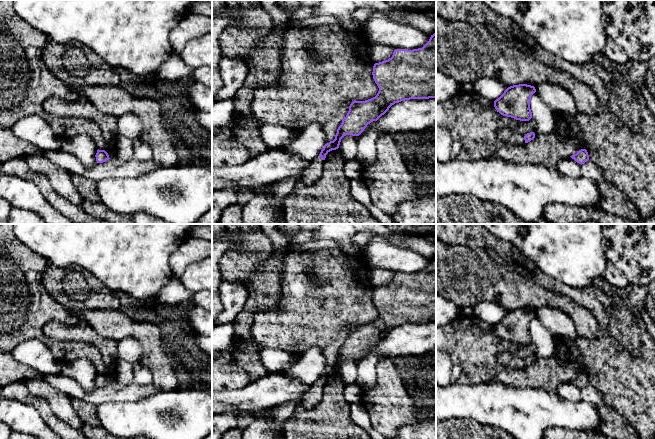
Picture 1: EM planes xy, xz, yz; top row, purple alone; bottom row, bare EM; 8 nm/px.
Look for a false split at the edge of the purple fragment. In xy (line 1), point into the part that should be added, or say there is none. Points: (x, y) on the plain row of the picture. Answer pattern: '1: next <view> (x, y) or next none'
1: next none

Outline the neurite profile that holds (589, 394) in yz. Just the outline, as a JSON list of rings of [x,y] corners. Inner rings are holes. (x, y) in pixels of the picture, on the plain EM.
[[[588,384],[581,389],[581,401],[585,401],[597,408],[603,403],[603,395],[594,386]]]

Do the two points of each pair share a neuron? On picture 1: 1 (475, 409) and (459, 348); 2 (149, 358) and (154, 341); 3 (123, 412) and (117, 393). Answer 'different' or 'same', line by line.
1: different
2: same
3: different

